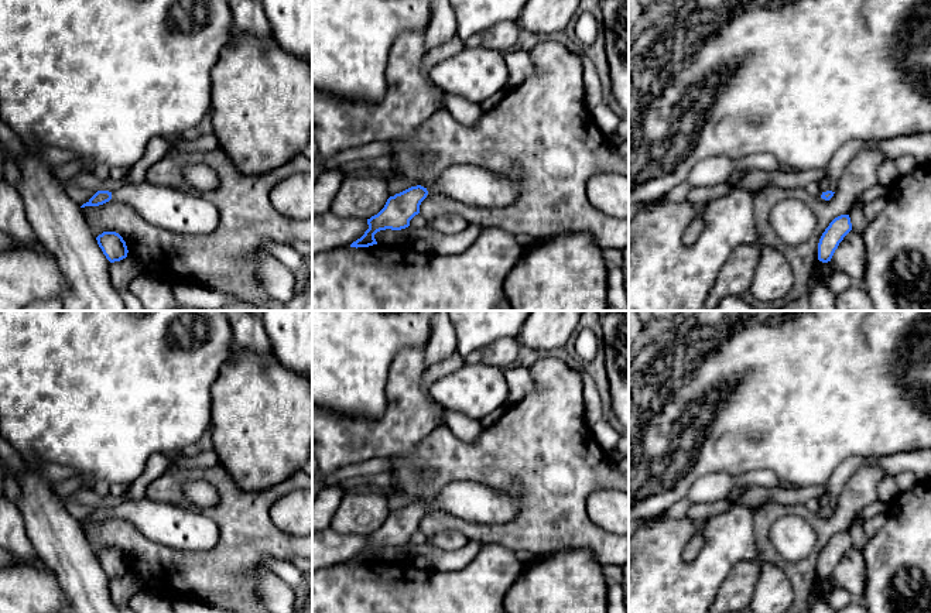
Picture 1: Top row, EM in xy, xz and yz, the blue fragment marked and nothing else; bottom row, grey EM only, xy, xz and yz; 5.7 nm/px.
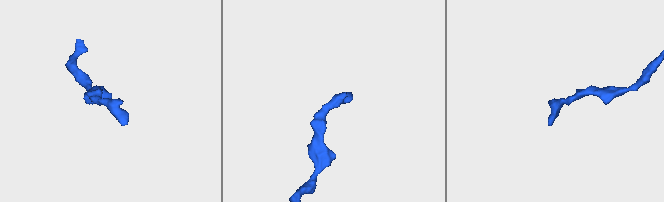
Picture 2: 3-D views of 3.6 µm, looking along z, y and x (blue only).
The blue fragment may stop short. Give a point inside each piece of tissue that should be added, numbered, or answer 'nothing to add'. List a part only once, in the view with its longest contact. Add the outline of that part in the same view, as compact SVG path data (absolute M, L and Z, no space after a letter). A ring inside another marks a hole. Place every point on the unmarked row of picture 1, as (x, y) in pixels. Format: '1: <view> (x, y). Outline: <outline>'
1: xy (181, 527). Outline: M143 497L112 507L112 516L129 520L148 540L181 551L209 551L219 540L218 525L189 506Z

